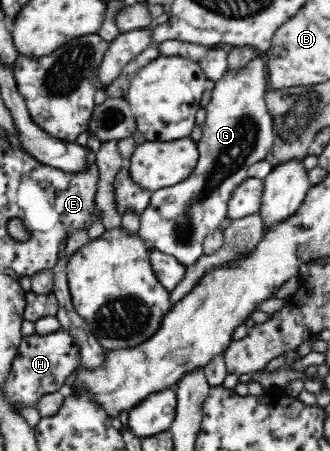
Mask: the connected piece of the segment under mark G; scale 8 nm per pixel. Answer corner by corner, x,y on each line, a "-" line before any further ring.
257,56
246,68
227,72
219,81
212,83
213,92
210,102
205,107
206,116
202,137
199,139
200,142
197,142
199,159
194,172
177,185
155,190
147,209
139,216
139,236
149,247
176,258
185,270
198,260
205,260
204,239
209,232
220,226
224,218
228,217
227,204
234,189
249,177
249,166
264,160
264,156
273,150
274,122
264,100
264,94
269,90
266,69
265,60

